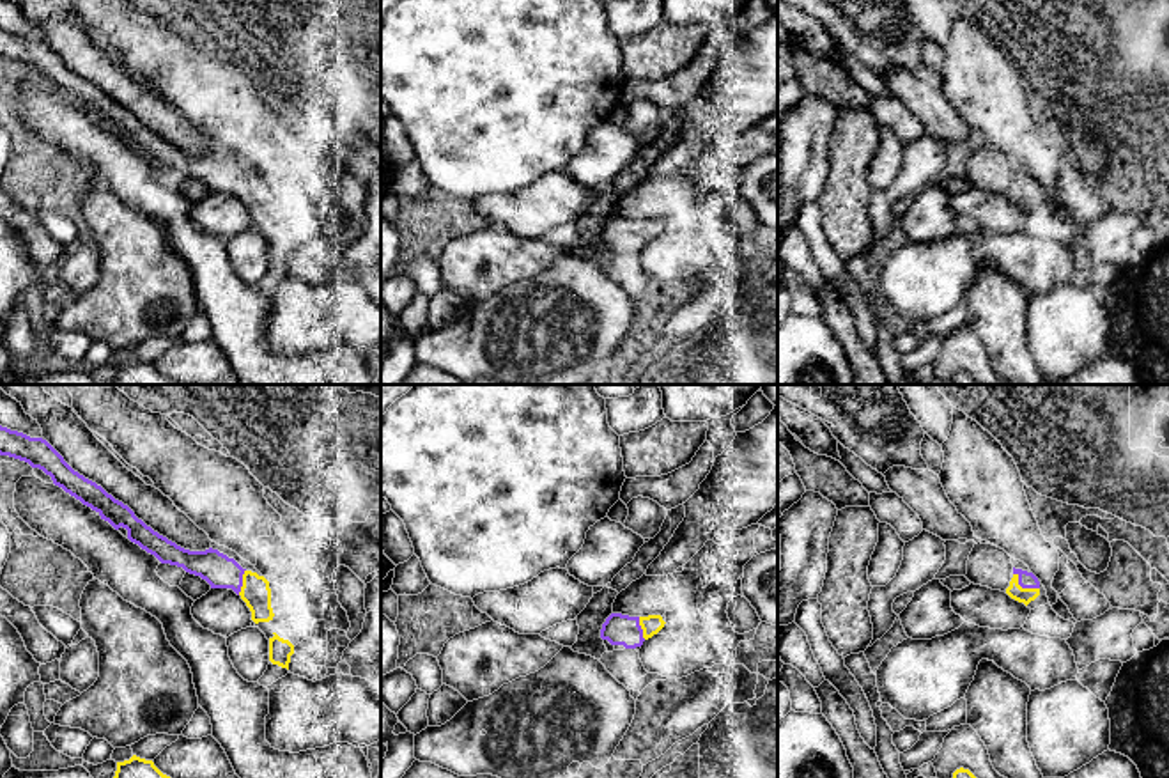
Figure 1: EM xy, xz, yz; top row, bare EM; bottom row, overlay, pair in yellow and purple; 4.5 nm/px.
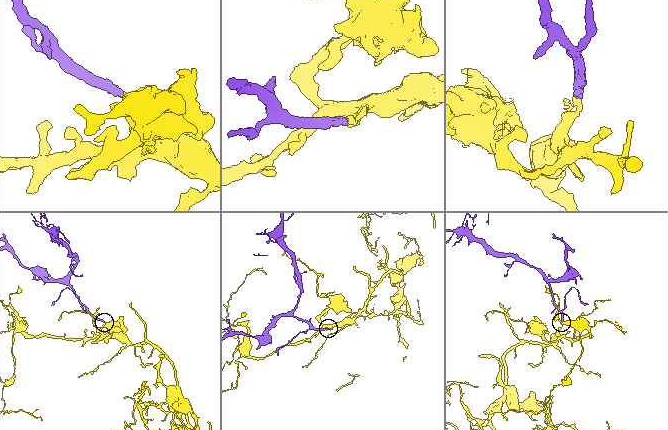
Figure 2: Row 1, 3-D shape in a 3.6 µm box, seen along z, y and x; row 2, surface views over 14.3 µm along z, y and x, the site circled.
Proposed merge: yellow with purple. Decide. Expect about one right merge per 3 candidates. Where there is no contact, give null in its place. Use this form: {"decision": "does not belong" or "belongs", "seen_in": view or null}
{"decision": "belongs", "seen_in": "yz"}

